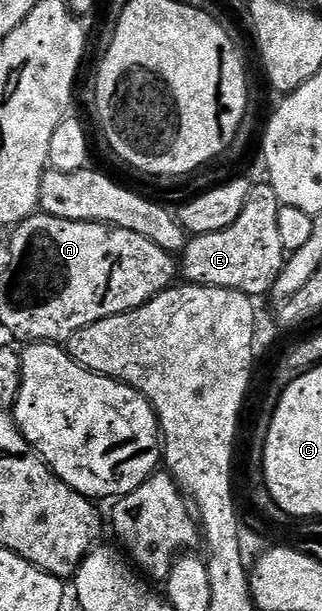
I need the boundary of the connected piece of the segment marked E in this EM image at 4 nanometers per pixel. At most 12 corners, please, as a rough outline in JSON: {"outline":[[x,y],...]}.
{"outline":[[256,182],[237,221],[191,235],[188,284],[266,296],[288,256]]}

